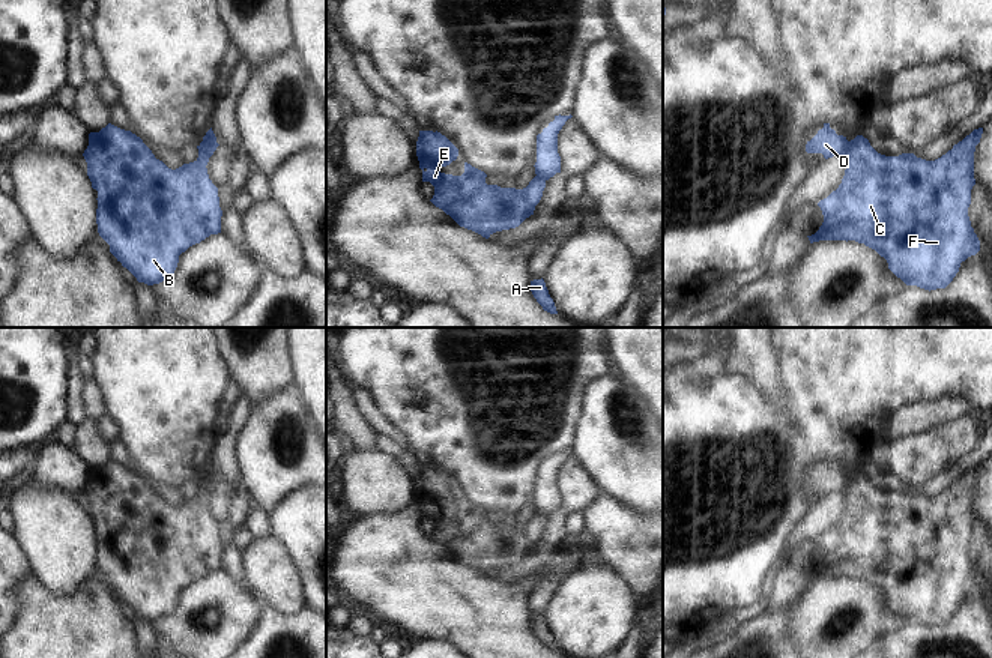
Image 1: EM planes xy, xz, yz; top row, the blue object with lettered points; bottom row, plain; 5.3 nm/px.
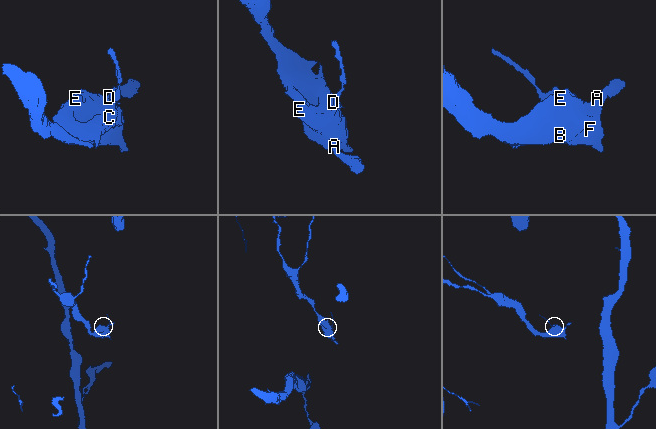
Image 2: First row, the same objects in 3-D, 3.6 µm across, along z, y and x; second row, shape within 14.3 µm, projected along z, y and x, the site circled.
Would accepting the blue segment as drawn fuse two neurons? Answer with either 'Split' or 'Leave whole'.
Split

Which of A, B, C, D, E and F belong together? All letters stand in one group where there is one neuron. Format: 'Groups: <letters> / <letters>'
Groups: A B C E F / D

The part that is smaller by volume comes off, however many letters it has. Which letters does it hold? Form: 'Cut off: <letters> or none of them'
Cut off: D

